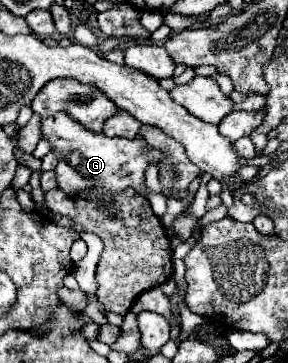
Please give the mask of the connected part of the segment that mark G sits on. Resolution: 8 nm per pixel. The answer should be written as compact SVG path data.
M56 114L54 118L44 120L42 134L50 140L52 148L58 150L58 166L54 172L58 178L58 188L62 188L62 192L68 196L92 188L106 188L110 192L124 192L128 188L134 188L140 196L148 198L144 172L150 164L166 160L164 152L146 146L142 138L108 138L104 134L82 128L66 114Z

